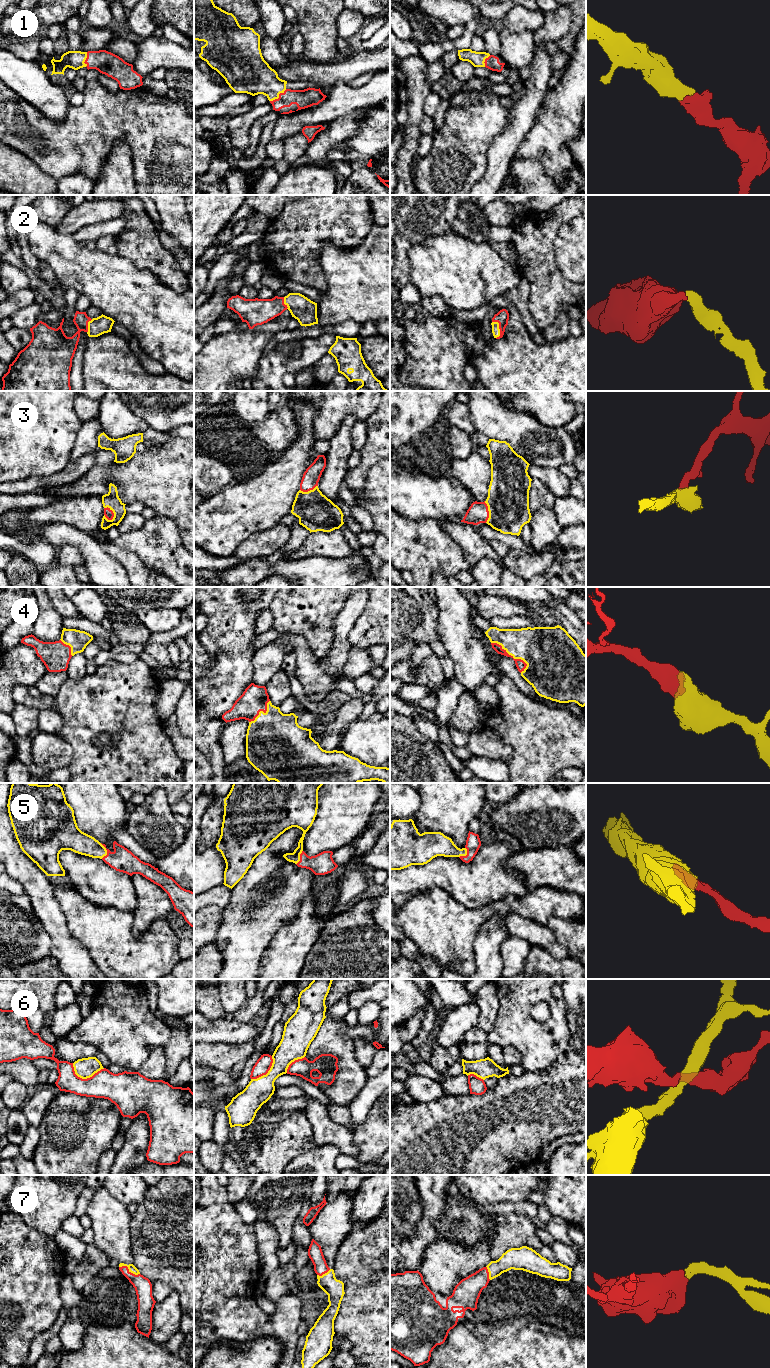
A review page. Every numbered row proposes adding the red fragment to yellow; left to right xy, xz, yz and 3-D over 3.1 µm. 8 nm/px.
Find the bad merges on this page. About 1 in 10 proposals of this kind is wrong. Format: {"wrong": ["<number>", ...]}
{"wrong": ["6"]}

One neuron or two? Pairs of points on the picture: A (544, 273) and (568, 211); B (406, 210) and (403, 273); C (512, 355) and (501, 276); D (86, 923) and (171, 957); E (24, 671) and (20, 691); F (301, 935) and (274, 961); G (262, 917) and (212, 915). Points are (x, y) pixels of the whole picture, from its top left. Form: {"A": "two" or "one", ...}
{"A": "one", "B": "one", "C": "two", "D": "one", "E": "two", "F": "one", "G": "two"}

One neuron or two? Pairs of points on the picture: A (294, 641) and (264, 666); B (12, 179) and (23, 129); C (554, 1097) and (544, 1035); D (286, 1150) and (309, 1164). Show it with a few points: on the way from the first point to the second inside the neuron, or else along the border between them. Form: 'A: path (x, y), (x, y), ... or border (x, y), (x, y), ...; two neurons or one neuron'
A: path (287, 643), (271, 659); one neuron
B: border (10, 146), (25, 154), (37, 165); two neurons
C: border (567, 1050), (545, 1068), (526, 1071); two neurons
D: border (315, 1146), (298, 1154), (287, 1164); two neurons

